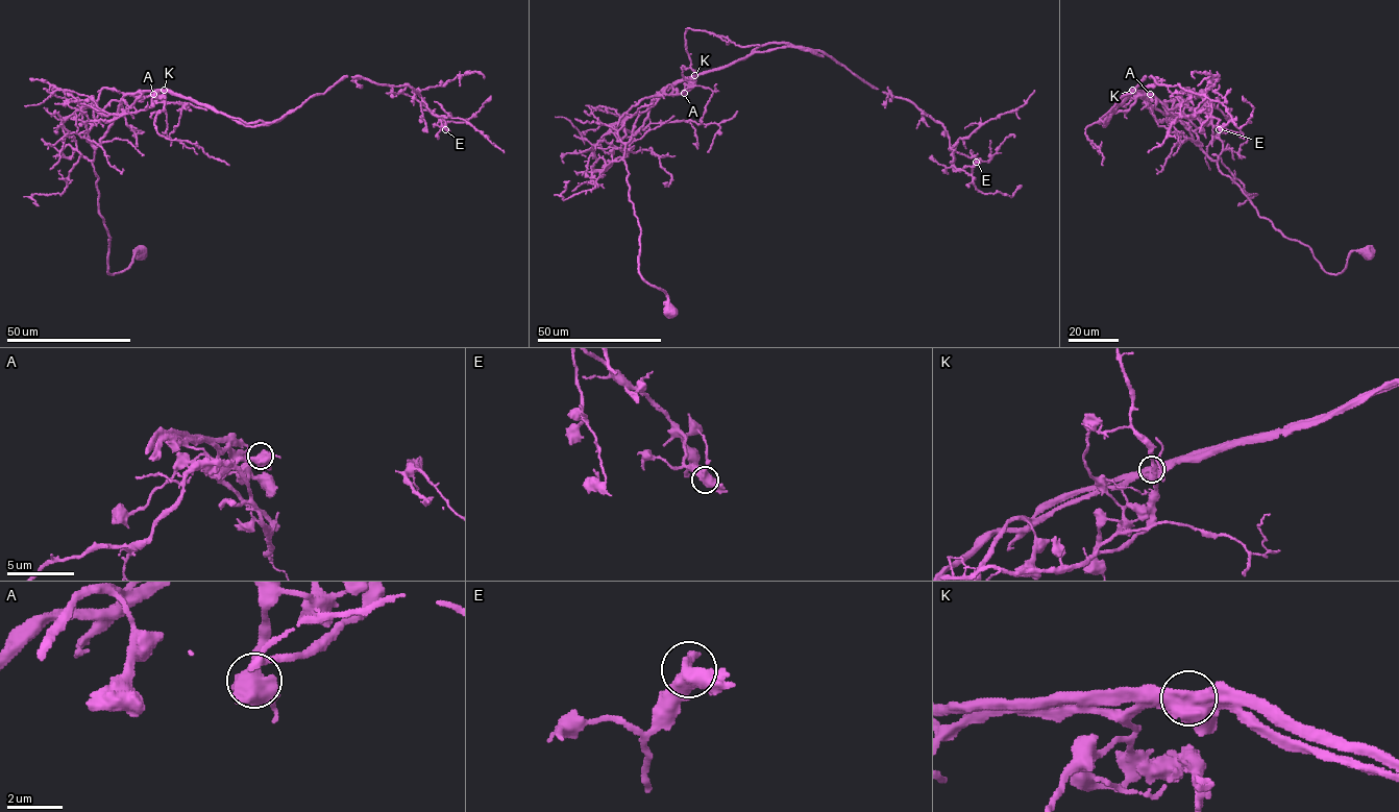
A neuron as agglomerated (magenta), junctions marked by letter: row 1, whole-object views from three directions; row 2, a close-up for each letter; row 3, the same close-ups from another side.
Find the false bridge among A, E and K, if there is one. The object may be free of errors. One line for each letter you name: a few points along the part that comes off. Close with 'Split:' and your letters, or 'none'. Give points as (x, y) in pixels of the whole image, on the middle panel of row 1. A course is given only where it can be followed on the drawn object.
K: Course of the part to remove: (694, 75), (743, 59), (755, 52), (782, 47), (798, 47), (824, 56)
Split: K

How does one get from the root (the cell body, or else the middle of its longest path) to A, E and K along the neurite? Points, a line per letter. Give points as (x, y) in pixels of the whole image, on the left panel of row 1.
A: (139, 250), (127, 268), (108, 273), (109, 237), (93, 162), (122, 99), (153, 94)
E: (139, 250), (108, 273), (93, 165), (126, 94), (168, 91), (256, 126), (361, 76), (409, 85), (445, 129)
K: (139, 250), (127, 268), (108, 273), (109, 237), (99, 212), (93, 162), (126, 94), (164, 90)

